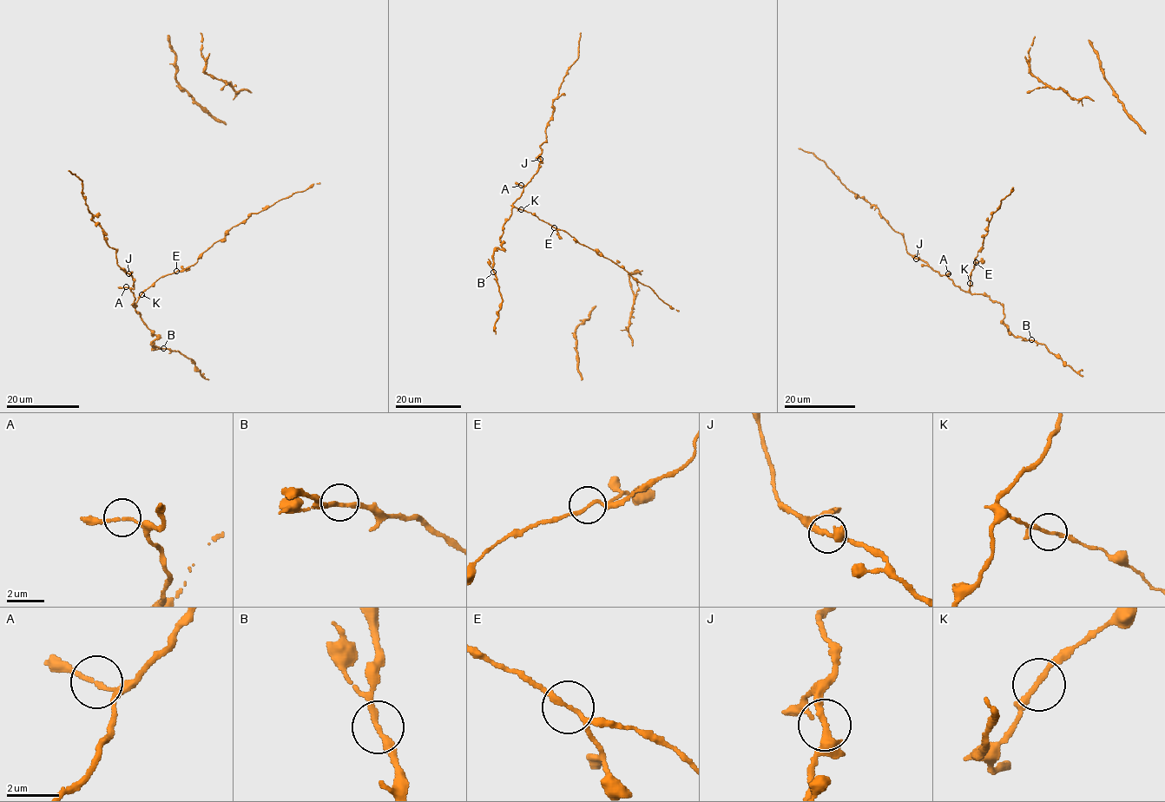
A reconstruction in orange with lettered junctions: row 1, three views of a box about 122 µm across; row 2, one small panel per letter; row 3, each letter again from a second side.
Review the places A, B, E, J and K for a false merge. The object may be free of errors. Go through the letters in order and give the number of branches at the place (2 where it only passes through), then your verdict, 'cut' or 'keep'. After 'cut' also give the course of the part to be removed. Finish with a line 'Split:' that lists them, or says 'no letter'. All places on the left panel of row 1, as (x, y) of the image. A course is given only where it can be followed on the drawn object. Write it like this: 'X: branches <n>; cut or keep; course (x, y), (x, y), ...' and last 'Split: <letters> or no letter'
A: branches 2; keep
B: branches 2; keep
E: branches 3; keep
J: branches 3; keep
K: branches 2; keep
Split: no letter

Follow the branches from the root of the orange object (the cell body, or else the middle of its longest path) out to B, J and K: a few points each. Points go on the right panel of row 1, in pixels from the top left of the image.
B: (987, 232), (975, 259), (969, 291), (998, 302), (1008, 330), (1016, 337), (1031, 339)
J: (987, 232), (975, 259), (967, 291), (916, 258)
K: (987, 232), (977, 252), (970, 283)

